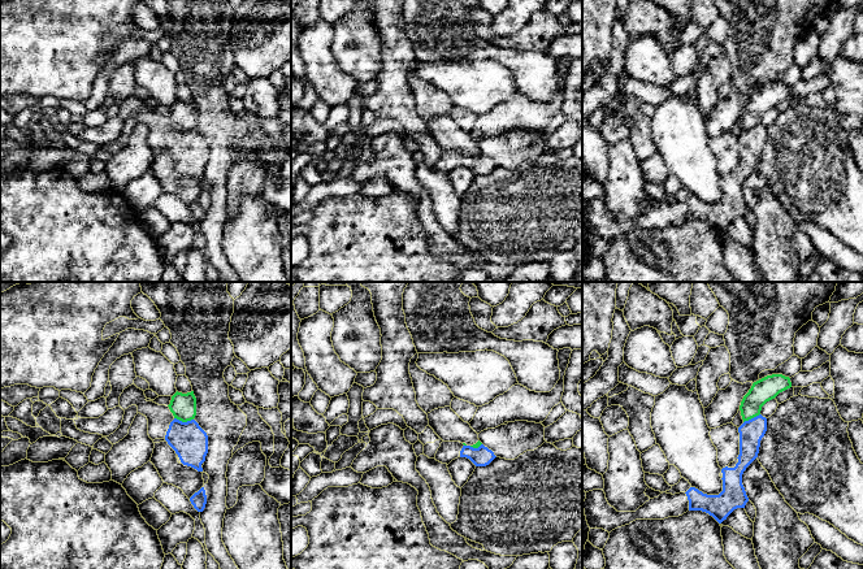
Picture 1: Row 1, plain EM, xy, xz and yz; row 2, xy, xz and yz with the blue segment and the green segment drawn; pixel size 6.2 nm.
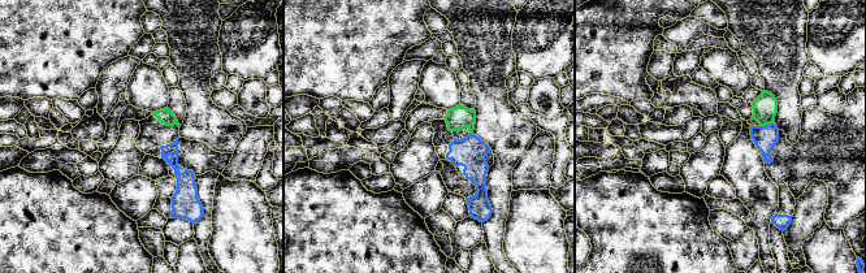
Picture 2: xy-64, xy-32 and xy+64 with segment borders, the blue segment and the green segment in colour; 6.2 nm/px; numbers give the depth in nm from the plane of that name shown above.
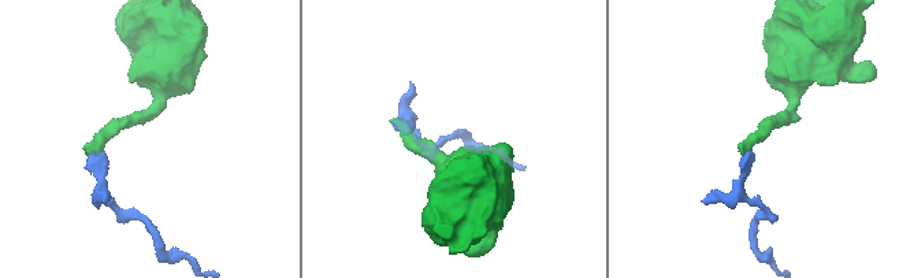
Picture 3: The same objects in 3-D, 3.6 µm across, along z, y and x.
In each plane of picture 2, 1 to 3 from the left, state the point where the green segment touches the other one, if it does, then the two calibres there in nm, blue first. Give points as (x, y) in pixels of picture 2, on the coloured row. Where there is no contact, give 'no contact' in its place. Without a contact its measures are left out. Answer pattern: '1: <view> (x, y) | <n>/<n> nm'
1: no contact
2: xy-32 (471, 134) | 190/140 nm
3: xy+64 (766, 125) | 150/160 nm

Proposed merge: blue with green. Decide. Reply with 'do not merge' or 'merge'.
do not merge

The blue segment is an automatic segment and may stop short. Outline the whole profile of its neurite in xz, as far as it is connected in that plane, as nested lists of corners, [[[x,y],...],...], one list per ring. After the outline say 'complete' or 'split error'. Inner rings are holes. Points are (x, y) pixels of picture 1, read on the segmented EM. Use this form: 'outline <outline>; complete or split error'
outline [[[442,442],[435,453],[435,460],[447,465],[457,457],[467,457],[476,466],[486,466],[496,456],[483,444],[481,444],[478,448],[473,448],[470,446],[464,446],[460,442]]]; split error

